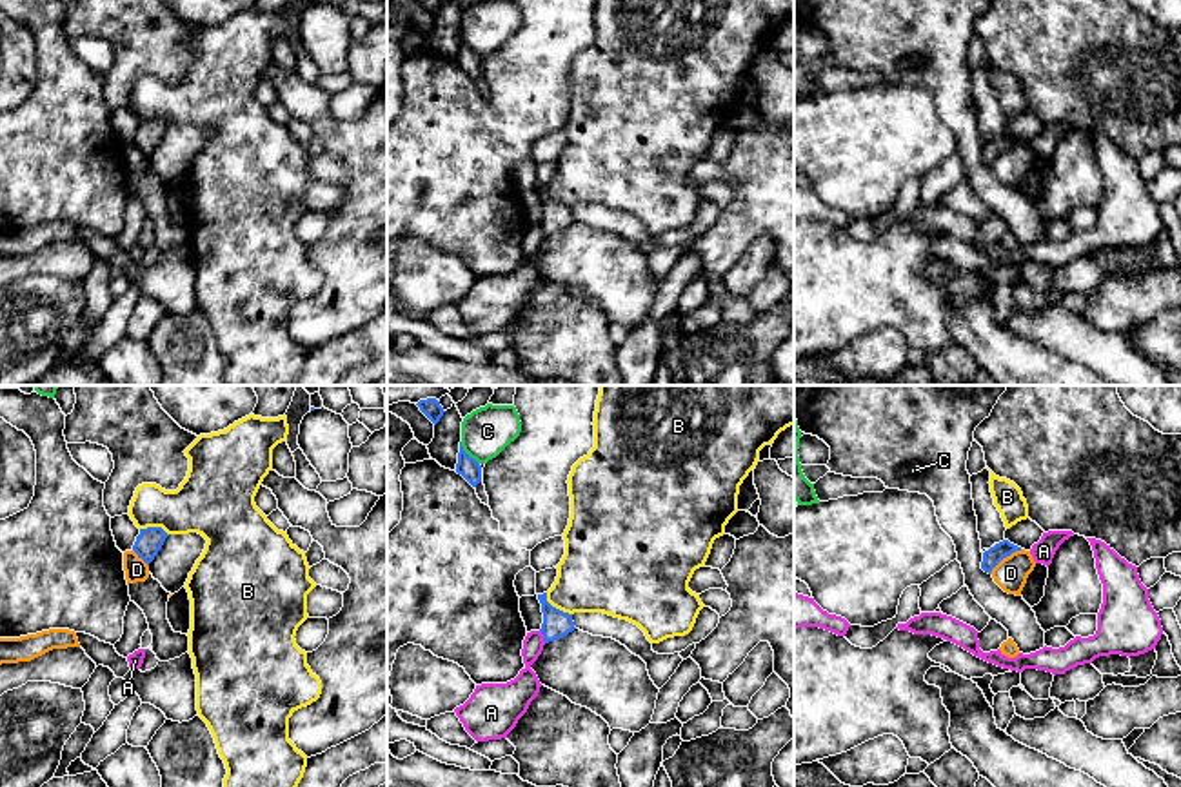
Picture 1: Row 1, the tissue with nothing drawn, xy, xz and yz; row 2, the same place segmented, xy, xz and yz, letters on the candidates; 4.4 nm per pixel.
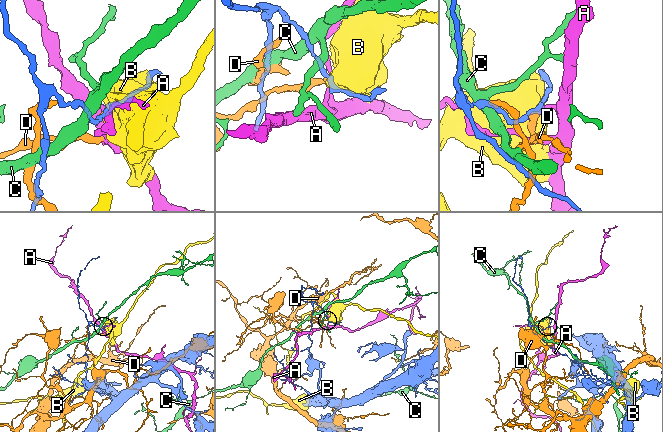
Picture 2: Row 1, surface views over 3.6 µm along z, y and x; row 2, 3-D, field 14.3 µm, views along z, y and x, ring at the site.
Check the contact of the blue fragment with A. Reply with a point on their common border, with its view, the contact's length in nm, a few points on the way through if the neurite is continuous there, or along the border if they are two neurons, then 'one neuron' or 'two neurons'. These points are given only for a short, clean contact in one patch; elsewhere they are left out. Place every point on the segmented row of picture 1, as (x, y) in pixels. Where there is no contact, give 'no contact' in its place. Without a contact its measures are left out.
meets blue in xz at (544, 637); contact 70 nm long; border along xz (538, 631), (545, 642); two neurons

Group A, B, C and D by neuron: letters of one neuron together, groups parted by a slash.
A / B / C / D

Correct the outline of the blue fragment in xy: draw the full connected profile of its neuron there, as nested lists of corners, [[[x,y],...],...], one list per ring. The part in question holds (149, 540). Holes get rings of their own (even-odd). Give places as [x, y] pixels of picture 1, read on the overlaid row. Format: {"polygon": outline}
{"polygon": [[[162,527],[140,529],[133,551],[149,565],[162,549],[167,536],[169,534]]]}

